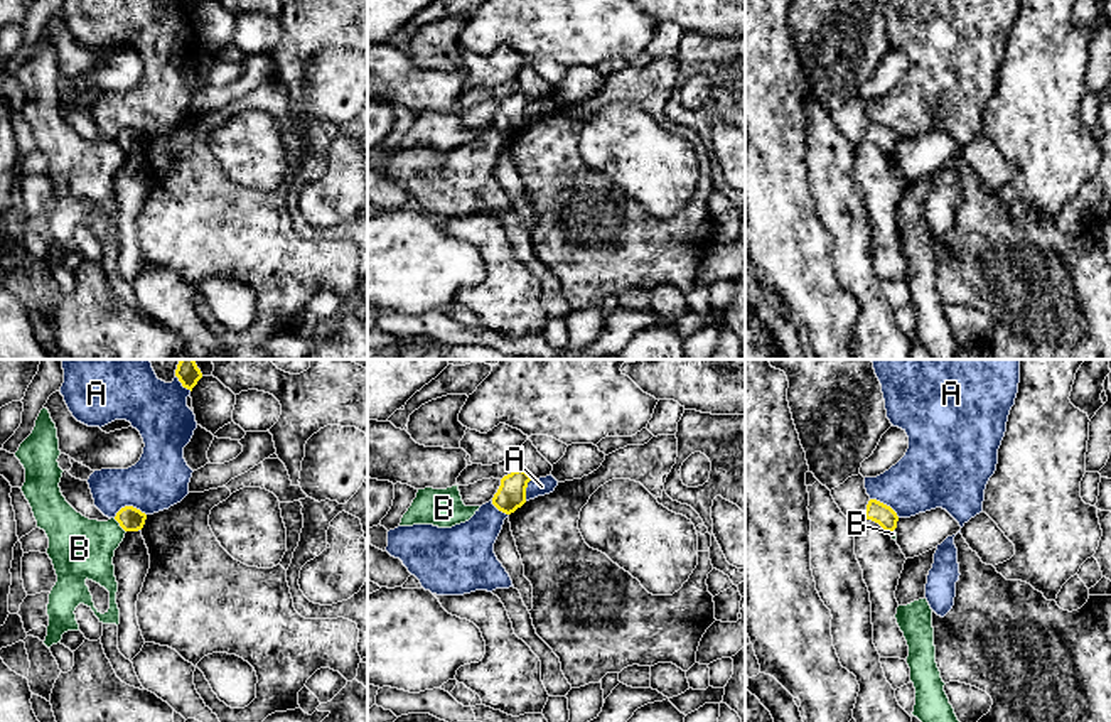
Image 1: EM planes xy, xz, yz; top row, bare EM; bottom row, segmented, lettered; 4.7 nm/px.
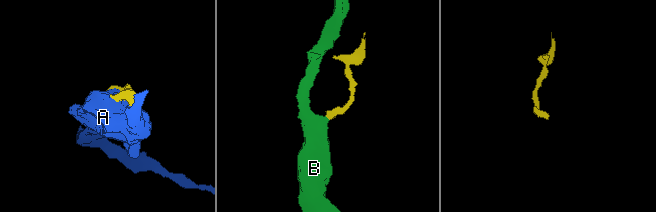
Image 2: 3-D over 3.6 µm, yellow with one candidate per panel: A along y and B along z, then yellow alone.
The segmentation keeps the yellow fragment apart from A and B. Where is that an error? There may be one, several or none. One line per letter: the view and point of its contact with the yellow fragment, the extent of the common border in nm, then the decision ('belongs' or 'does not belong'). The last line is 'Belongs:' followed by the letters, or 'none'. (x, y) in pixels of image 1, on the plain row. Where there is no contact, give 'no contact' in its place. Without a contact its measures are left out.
A: contact xy (128, 129); length 160 nm; does not belong
B: contact xy (120, 147); length 90 nm; does not belong
Belongs: none

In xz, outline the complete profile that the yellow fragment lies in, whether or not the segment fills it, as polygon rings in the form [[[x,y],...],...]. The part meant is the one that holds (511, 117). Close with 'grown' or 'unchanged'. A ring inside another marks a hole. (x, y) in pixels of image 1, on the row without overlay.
[[[521,89],[504,98],[497,115],[492,120],[492,127],[506,137],[514,135],[526,125],[526,110],[529,103],[531,98]]]; unchanged

